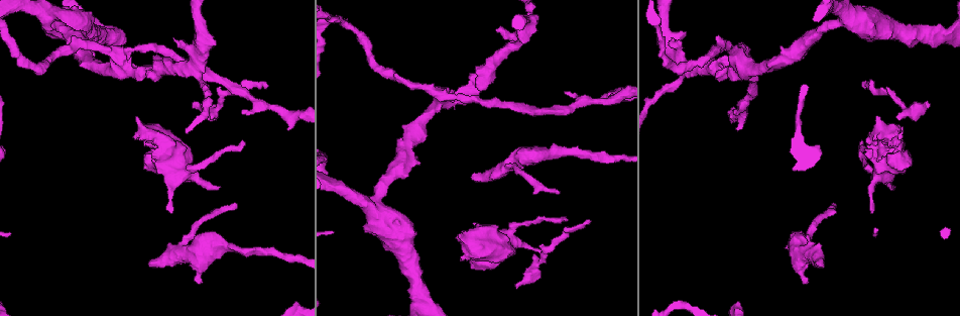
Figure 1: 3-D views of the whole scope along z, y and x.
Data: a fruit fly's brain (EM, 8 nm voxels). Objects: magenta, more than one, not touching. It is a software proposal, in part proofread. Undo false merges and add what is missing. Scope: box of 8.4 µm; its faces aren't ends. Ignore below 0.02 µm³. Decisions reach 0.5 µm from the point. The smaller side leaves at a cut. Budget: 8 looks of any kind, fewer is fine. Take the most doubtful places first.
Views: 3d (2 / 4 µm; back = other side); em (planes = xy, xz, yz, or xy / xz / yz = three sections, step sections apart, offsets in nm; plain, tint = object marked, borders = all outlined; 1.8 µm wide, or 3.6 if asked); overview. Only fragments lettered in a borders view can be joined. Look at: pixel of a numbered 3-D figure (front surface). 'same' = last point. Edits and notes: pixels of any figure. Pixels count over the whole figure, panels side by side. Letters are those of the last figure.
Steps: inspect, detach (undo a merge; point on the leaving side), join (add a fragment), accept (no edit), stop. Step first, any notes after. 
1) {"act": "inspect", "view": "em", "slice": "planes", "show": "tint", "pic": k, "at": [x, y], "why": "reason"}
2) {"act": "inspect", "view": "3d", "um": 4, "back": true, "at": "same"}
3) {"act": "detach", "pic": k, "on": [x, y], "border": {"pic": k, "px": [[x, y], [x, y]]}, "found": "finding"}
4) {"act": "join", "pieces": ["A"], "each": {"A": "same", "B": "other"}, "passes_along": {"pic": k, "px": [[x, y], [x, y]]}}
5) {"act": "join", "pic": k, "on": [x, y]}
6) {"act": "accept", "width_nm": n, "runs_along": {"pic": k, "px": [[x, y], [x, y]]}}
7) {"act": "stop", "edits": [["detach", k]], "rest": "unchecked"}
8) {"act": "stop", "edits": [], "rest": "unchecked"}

{"act": "inspect", "view": "3d", "um": 4, "pic": 1, "at": [266, 86], "why": "tapers out"}

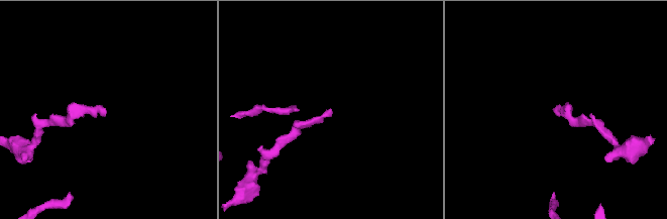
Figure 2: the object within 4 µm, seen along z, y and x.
{"act": "inspect", "view": "em", "um": 3.6, "slice": "xz", "step": 4, "show": "borders", "pic": 2, "at": [556, 111], "why": "shape alone is not enough"}

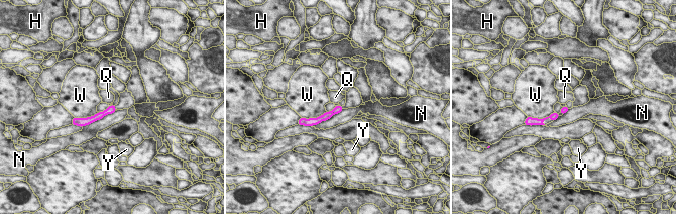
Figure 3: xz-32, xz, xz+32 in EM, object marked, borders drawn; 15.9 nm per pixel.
{"act": "accept", "longest_contact_nm": ["N", 600], "each": {"H": "other", "N": "other", "Q": "other", "W": "other", "Y": "other"}, "found": "no lettered fragment goes on from it"}

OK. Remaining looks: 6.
{"act": "inspect", "view": "em", "slice": "yz", "step": 8, "show": "tint", "pic": 1, "at": [217, 187], "why": "an open end"}

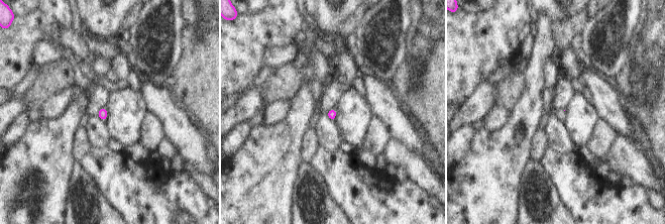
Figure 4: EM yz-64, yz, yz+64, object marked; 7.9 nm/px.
{"act": "inspect", "view": "em", "slice": "planes", "show": "borders", "at": "same", "why": "another direction"}

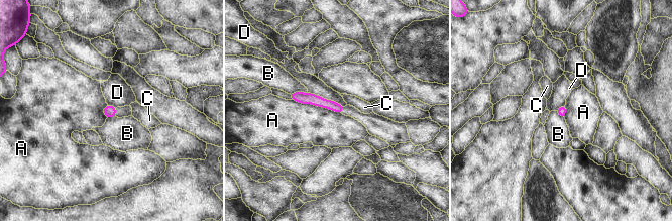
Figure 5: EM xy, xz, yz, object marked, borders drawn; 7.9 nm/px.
{"act": "accept", "each": {"A": "other", "B": "other", "C": "other", "D": "other"}, "border": {"pic": 5, "px": [[292, 99], [342, 114]]}, "found": "none of them fits"}

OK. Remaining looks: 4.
{"act": "inspect", "view": "3d", "um": 2, "back": true, "pic": 1, "at": [517, 285], "why": "an open end"}

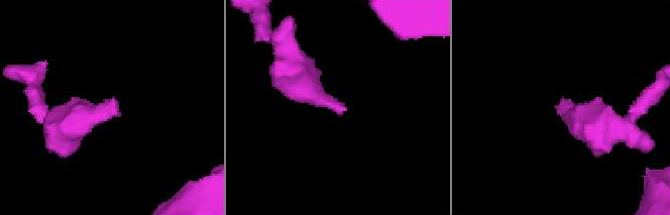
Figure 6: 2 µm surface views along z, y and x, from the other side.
{"act": "inspect", "view": "em", "slice": "planes", "show": "borders", "pic": 6, "at": [115, 102]}

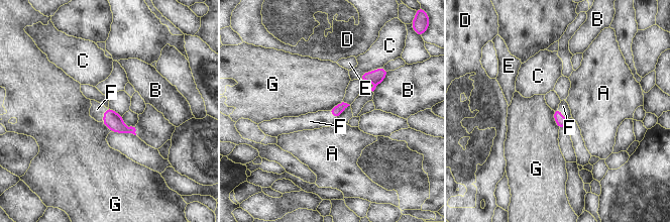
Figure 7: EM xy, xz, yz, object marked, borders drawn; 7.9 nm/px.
{"act": "join", "pieces": ["F"], "each": {"A": "other", "B": "other", "C": "other", "D": "other", "E": "other", "F": "same", "G": "other"}, "passes_along": {"pic": 7, "px": [[112, 120], [103, 114], [97, 109]]}, "found": "the cell continues"}

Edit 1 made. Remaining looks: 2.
{"act": "stop", "edits": [["join", 7]], "rest": "unchecked"}

